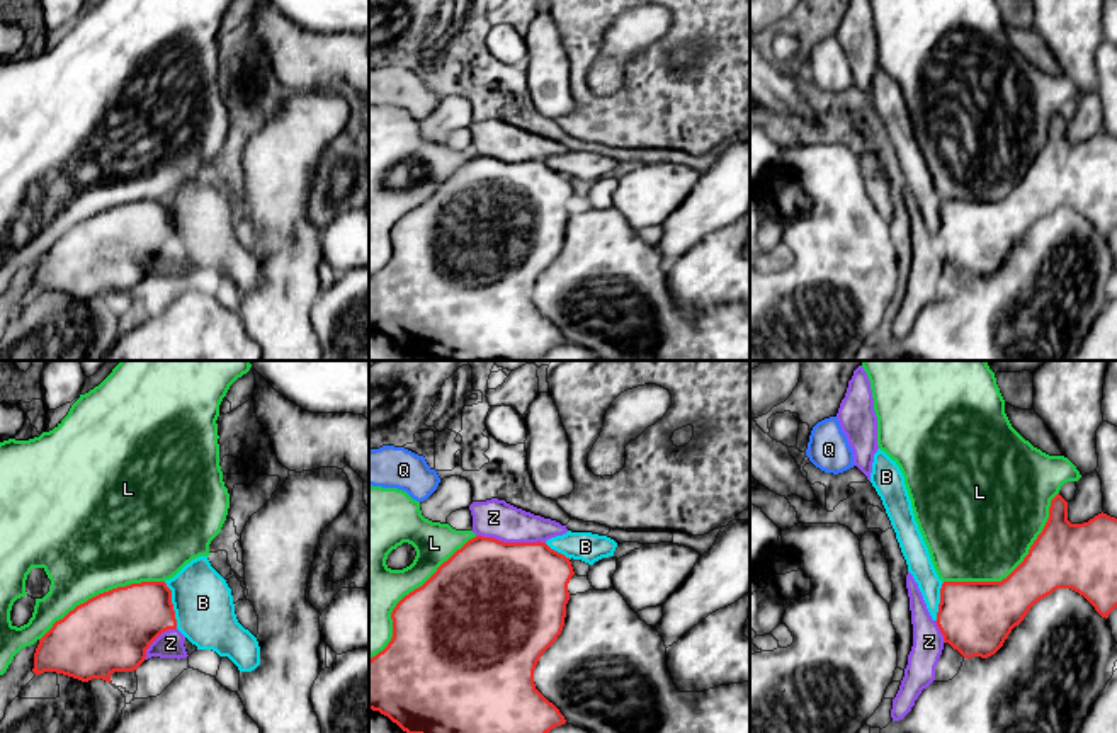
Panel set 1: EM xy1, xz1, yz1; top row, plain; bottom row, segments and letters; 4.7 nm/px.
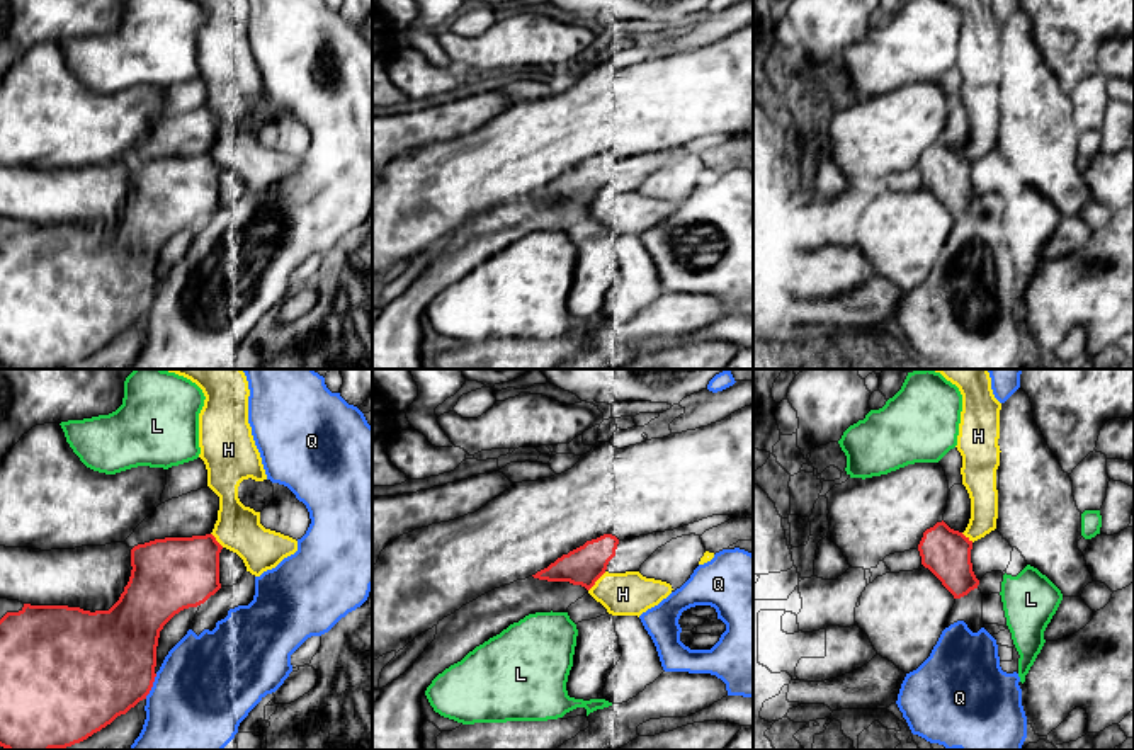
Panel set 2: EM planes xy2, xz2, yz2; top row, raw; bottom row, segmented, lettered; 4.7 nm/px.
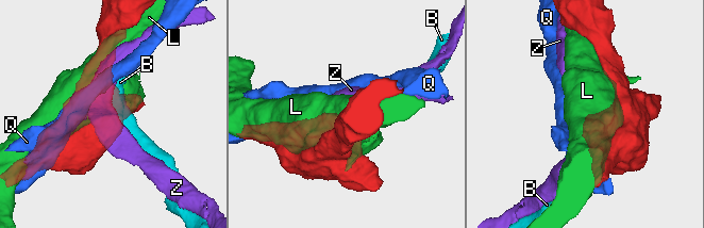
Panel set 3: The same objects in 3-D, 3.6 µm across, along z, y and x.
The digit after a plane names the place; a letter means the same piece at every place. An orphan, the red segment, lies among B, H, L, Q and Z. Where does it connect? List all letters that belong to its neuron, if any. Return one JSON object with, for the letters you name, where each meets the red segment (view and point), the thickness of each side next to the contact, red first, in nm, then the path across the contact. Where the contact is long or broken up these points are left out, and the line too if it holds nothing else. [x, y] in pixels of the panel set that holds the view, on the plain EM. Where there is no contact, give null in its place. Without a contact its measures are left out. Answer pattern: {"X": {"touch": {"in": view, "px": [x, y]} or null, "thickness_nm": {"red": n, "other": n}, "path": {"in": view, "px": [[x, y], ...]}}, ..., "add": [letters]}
{"add": []}

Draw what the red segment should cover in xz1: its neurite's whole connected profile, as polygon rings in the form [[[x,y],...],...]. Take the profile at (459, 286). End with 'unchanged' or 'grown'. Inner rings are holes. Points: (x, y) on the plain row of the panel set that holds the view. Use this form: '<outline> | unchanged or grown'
[[[483,155],[469,158],[393,228],[393,257],[369,279],[369,328],[388,335],[406,354],[445,361],[539,359],[564,344],[559,328],[536,308],[534,289],[563,250],[573,194],[570,177],[546,162],[503,162]]] | unchanged

